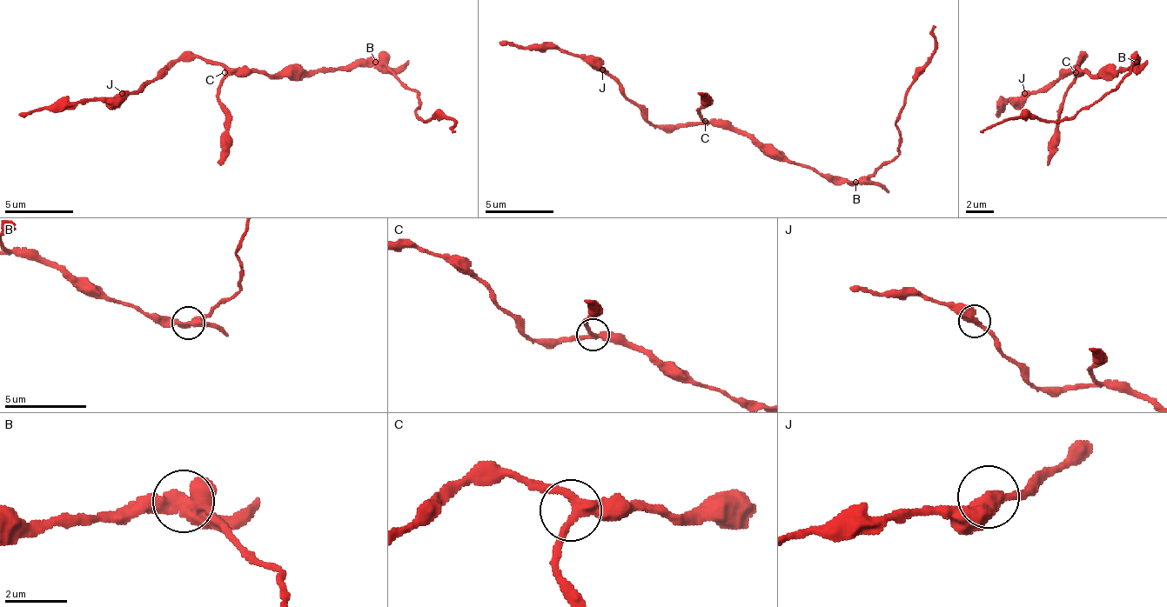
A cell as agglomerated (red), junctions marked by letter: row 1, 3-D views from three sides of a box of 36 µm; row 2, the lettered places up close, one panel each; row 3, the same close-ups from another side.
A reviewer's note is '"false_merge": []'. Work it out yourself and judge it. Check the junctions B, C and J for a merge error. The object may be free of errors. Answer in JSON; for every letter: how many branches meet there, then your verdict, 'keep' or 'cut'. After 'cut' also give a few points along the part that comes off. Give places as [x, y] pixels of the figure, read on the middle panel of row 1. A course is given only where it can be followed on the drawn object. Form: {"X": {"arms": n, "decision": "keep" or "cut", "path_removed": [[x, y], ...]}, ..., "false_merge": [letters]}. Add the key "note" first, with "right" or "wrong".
{"note": "wrong", "B": {"arms": 3, "decision": "cut", "path_removed": [[855, 183], [895, 155], [906, 87], [934, 50], [936, 25]]}, "C": {"arms": 3, "decision": "keep"}, "J": {"arms": 2, "decision": "keep"}, "false_merge": ["B"]}

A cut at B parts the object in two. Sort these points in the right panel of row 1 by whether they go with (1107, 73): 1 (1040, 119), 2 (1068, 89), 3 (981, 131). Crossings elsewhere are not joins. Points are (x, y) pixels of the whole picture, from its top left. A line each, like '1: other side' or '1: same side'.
1: other side
2: same side
3: other side

